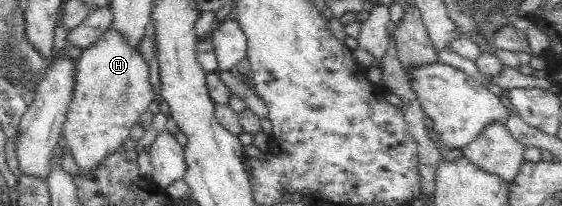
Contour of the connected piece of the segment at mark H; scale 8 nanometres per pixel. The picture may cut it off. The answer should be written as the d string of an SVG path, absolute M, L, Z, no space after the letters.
M112 22L98 42L83 51L74 64L74 90L62 136L80 172L89 174L107 154L113 153L130 137L131 128L138 124L137 120L144 112L149 112L149 105L154 99L148 61L138 48L125 41Z

